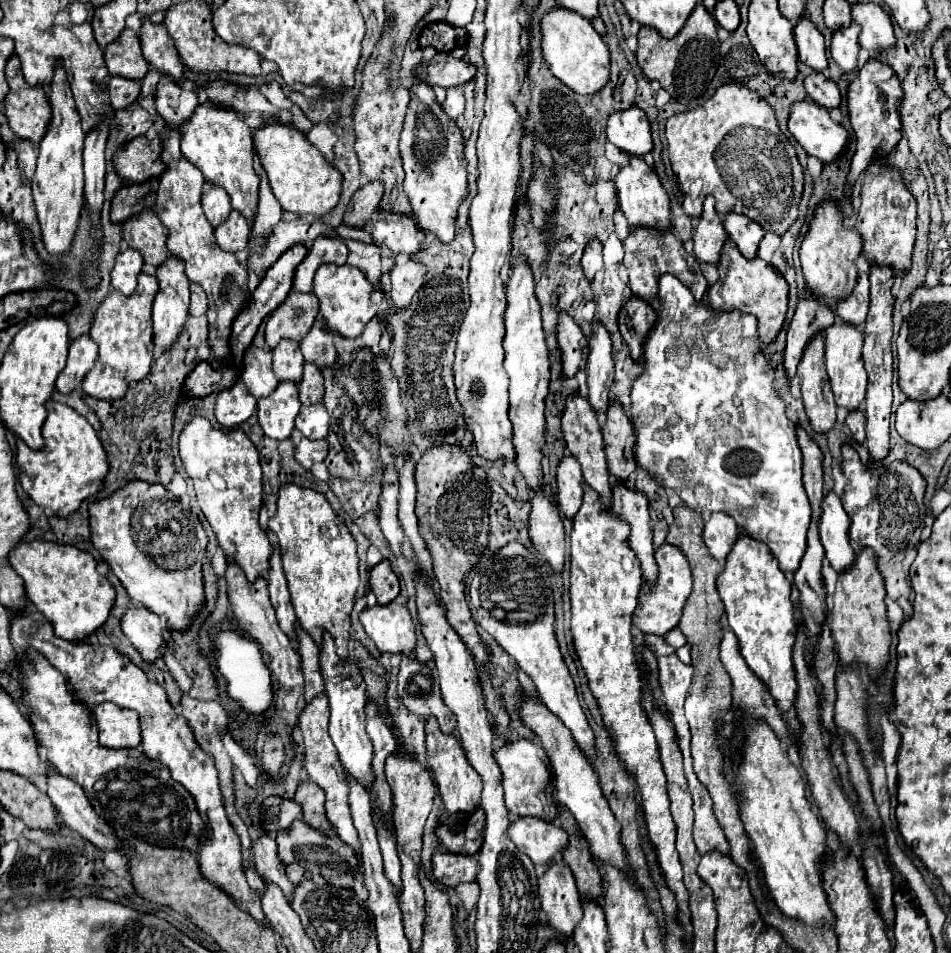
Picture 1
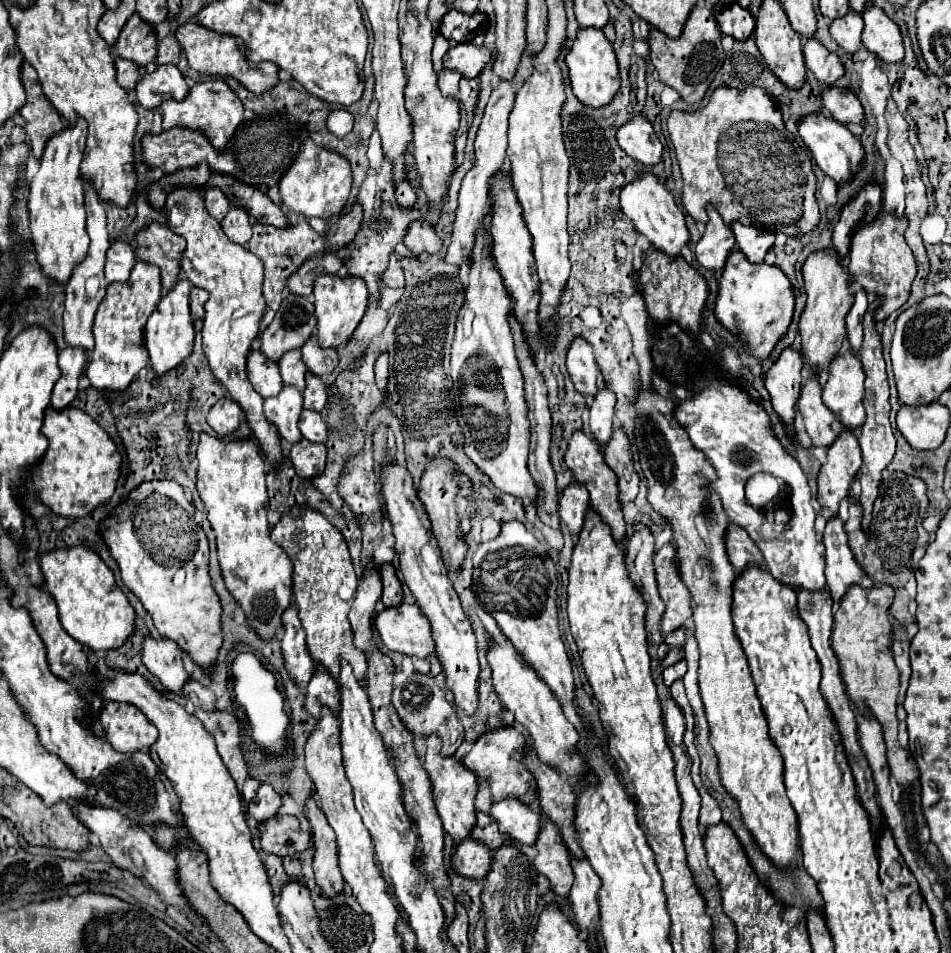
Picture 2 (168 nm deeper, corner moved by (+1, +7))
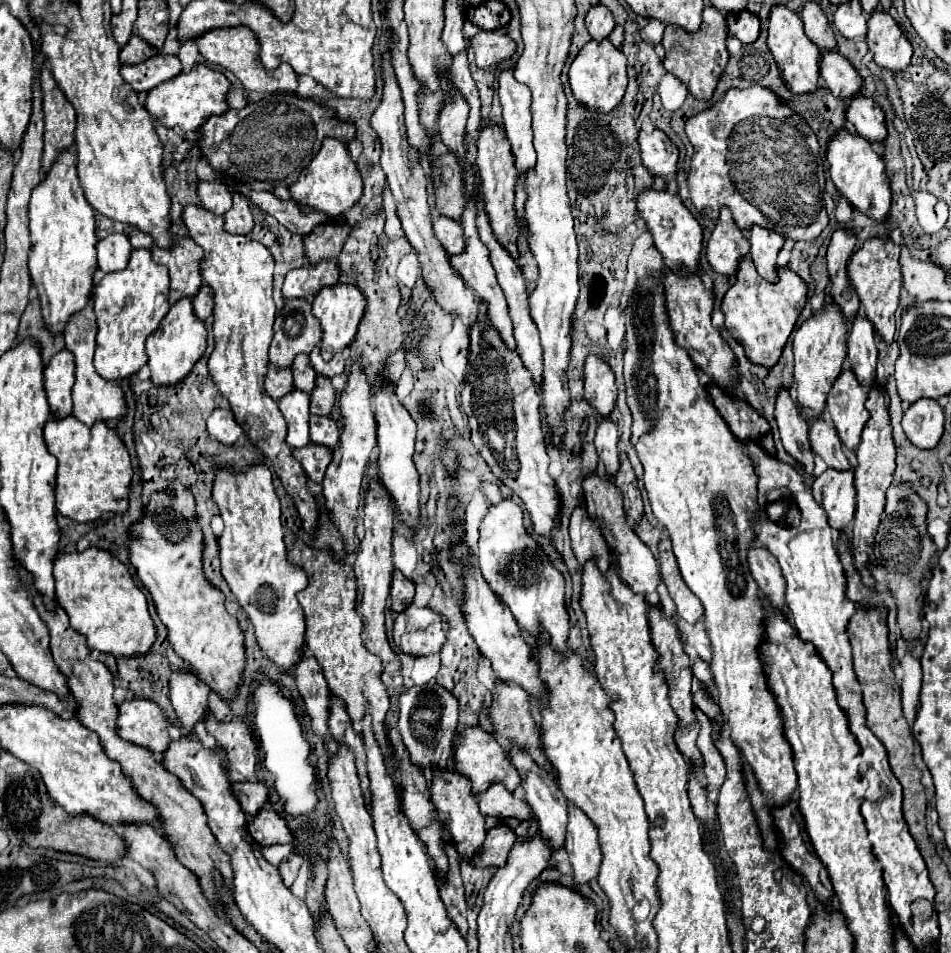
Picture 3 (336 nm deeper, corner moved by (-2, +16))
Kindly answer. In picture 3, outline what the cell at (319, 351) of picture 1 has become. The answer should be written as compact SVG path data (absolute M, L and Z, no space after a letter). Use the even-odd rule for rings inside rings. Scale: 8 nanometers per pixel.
M314 348L314 350L310 352L310 364L312 364L312 368L316 370L316 374L326 376L326 378L332 378L332 376L344 372L344 358L342 358L342 354L334 354L332 360L326 362L326 360L322 358L322 354L320 354L320 348Z

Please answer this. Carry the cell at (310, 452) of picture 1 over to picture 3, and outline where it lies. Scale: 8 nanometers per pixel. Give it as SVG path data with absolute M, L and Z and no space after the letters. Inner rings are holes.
M308 442L306 446L302 448L296 448L292 450L294 458L302 464L306 476L314 482L322 482L324 478L324 472L332 460L332 450L326 448L326 446L320 446L320 444L314 444L314 442Z

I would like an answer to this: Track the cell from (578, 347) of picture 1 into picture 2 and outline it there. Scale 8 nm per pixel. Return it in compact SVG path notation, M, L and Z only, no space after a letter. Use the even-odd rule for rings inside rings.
M577 337L567 353L567 369L569 375L573 379L575 389L585 395L585 397L593 397L599 391L601 385L601 373L597 367L597 361L593 357L593 349L587 341L583 341L581 337Z

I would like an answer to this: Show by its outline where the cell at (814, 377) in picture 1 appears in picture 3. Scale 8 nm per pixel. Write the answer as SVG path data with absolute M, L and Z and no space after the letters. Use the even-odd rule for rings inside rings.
M824 418L810 420L810 444L812 450L820 454L828 466L838 470L850 466L836 428L832 428Z

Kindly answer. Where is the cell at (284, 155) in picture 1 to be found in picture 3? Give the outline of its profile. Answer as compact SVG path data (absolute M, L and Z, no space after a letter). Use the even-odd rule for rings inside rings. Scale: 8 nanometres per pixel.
M326 138L322 142L320 152L314 156L314 160L304 168L298 176L298 180L290 186L292 200L300 206L312 206L314 210L320 210L332 218L340 216L348 208L352 208L358 198L362 196L362 178L360 172L346 148L344 142L336 138Z

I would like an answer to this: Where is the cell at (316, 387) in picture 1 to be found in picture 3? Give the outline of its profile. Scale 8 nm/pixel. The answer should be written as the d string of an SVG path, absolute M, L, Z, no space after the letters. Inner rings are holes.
M318 376L316 386L310 392L310 412L320 416L330 416L334 400L336 400L336 390L332 388L330 380L326 380L326 376Z

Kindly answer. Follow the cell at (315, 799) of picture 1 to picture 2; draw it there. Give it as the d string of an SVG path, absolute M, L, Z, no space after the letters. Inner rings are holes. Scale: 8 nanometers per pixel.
M315 799L307 801L307 817L313 825L313 843L315 843L315 855L313 855L313 869L315 869L315 881L321 889L321 895L337 897L343 893L343 877L339 873L337 863L337 845L335 845L335 831L329 827L327 817L317 807Z

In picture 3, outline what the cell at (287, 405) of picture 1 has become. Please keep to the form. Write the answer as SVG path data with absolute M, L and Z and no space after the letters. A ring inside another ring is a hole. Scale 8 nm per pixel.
M292 390L278 400L278 410L288 422L288 444L292 448L302 448L310 442L308 438L308 394L302 390Z

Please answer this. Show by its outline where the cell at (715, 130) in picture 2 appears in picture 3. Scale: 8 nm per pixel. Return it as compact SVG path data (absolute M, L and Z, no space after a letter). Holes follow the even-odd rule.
M752 86L746 90L730 88L712 108L702 110L700 114L686 120L686 136L694 148L688 174L688 190L694 208L700 214L716 220L720 206L728 206L736 226L750 230L750 258L756 270L762 274L762 278L776 280L776 254L782 248L784 238L814 240L828 226L828 214L822 198L826 182L824 160L820 160L820 146L816 136L798 114L790 112L790 108L786 108L778 96L764 86Z

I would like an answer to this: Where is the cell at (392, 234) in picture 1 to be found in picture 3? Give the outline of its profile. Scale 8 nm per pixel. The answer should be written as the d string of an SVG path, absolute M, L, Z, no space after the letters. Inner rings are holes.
M446 216L434 218L434 236L444 246L448 254L458 254L464 250L464 238L462 238L462 226Z

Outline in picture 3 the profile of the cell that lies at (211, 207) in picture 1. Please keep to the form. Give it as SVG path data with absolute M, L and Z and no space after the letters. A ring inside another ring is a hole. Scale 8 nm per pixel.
M200 180L198 182L198 196L200 196L202 206L218 216L226 214L226 210L232 208L232 194L230 194L228 186L222 182Z

